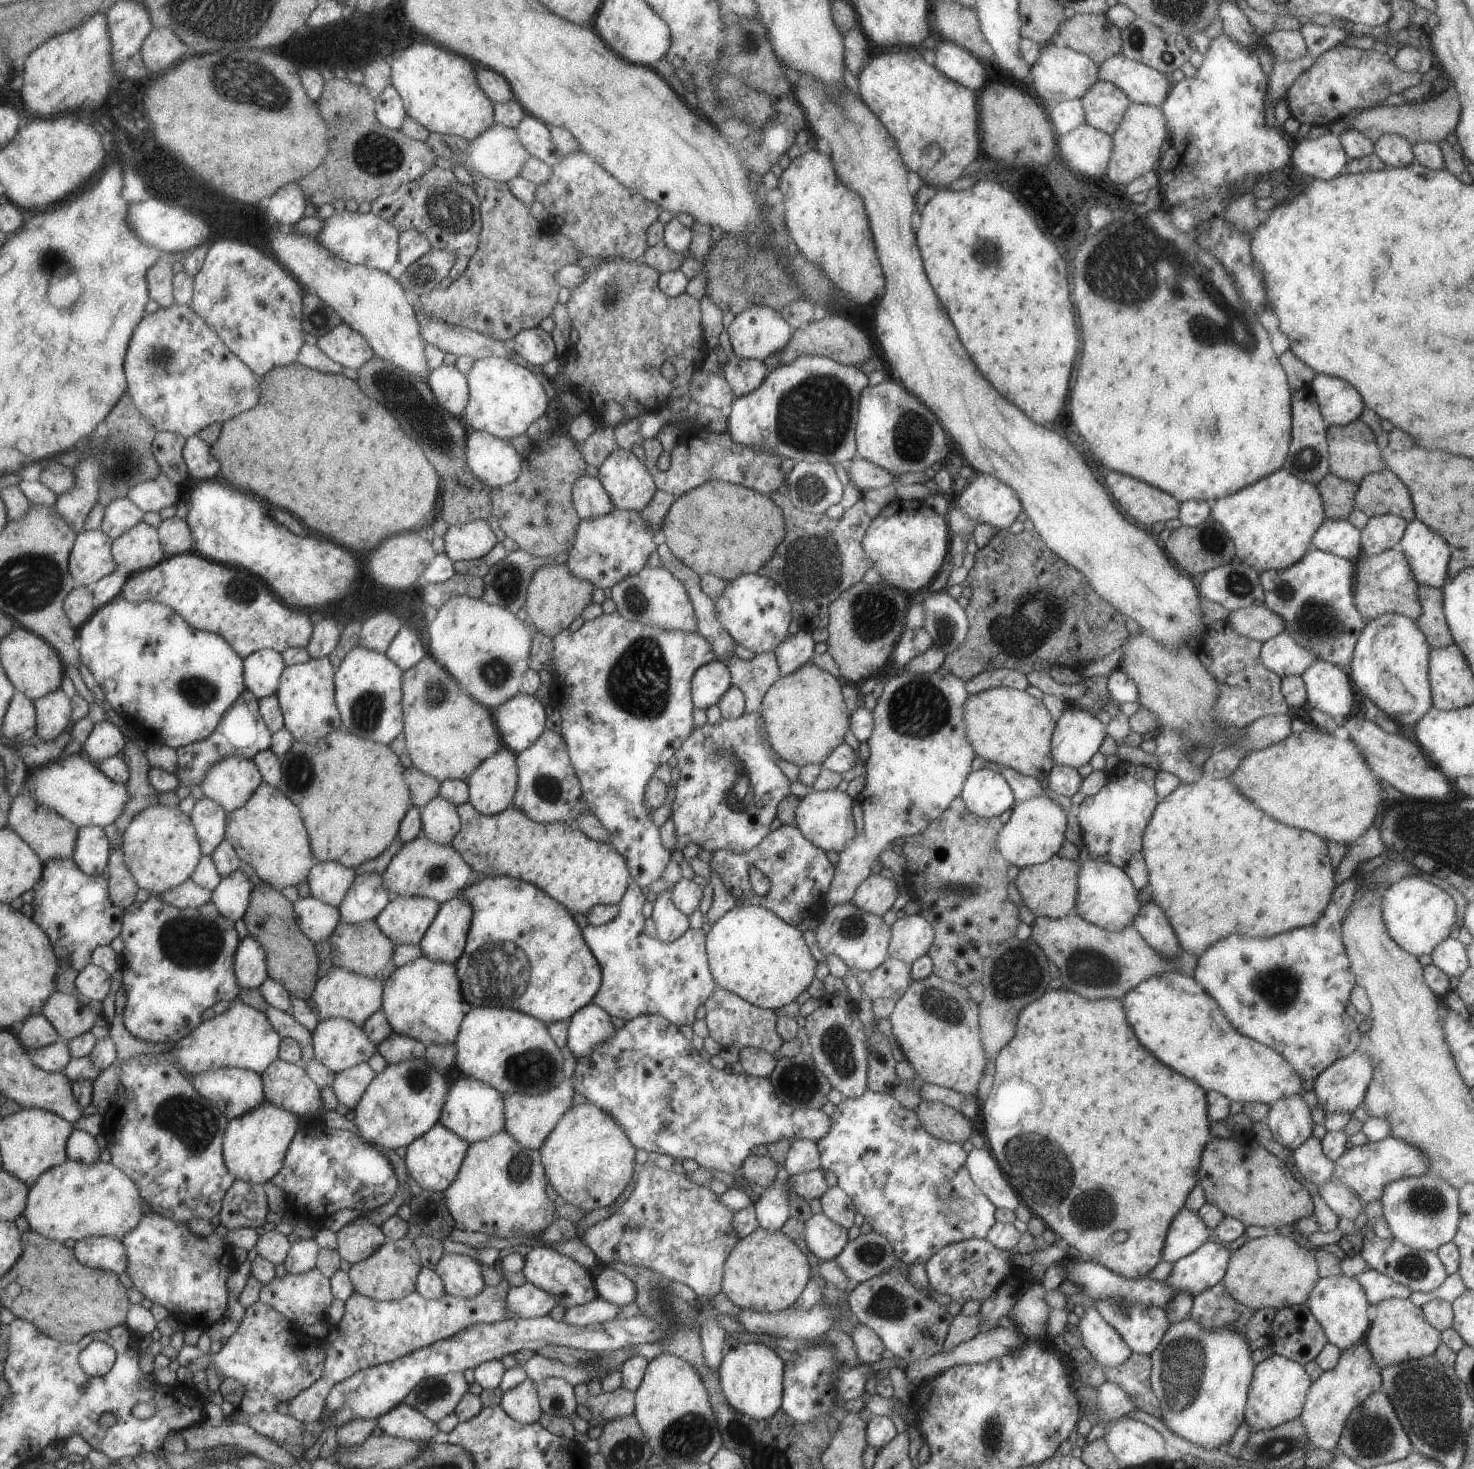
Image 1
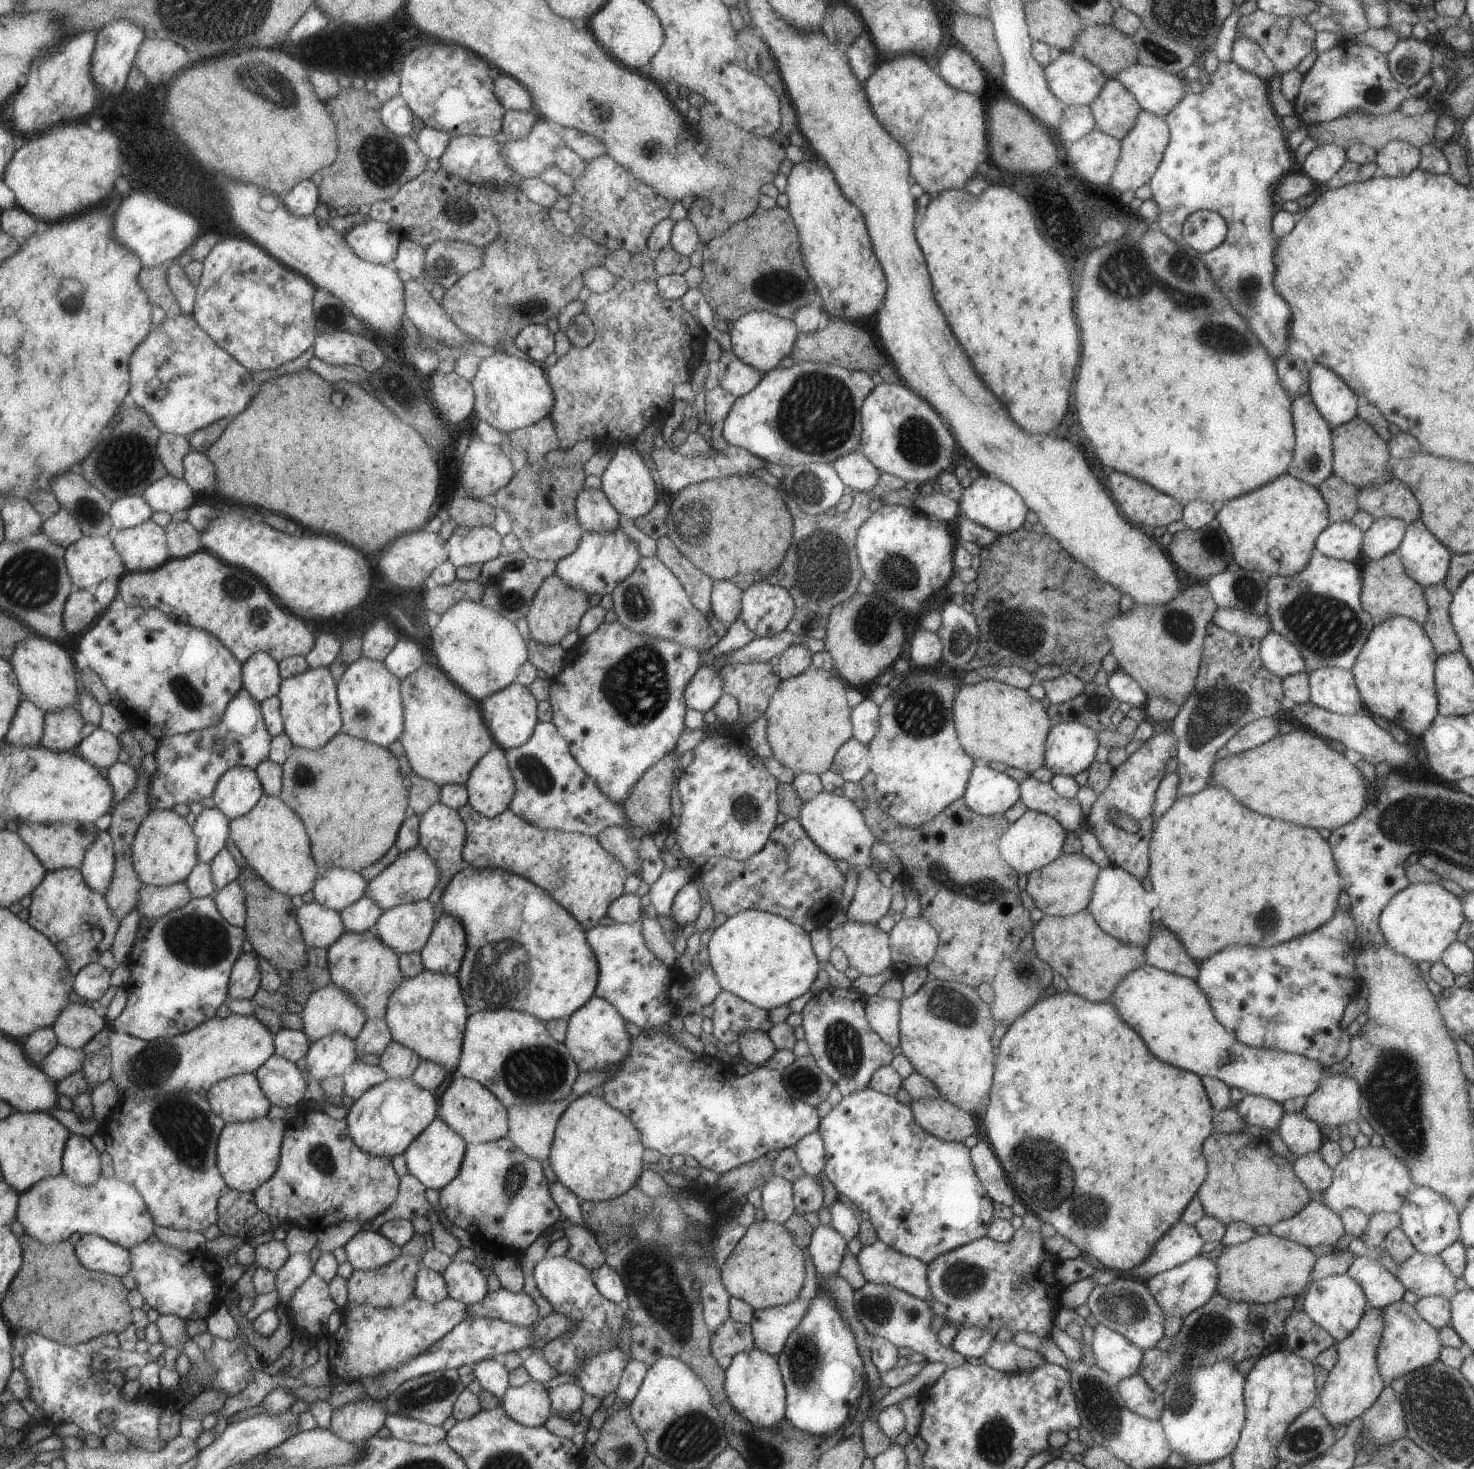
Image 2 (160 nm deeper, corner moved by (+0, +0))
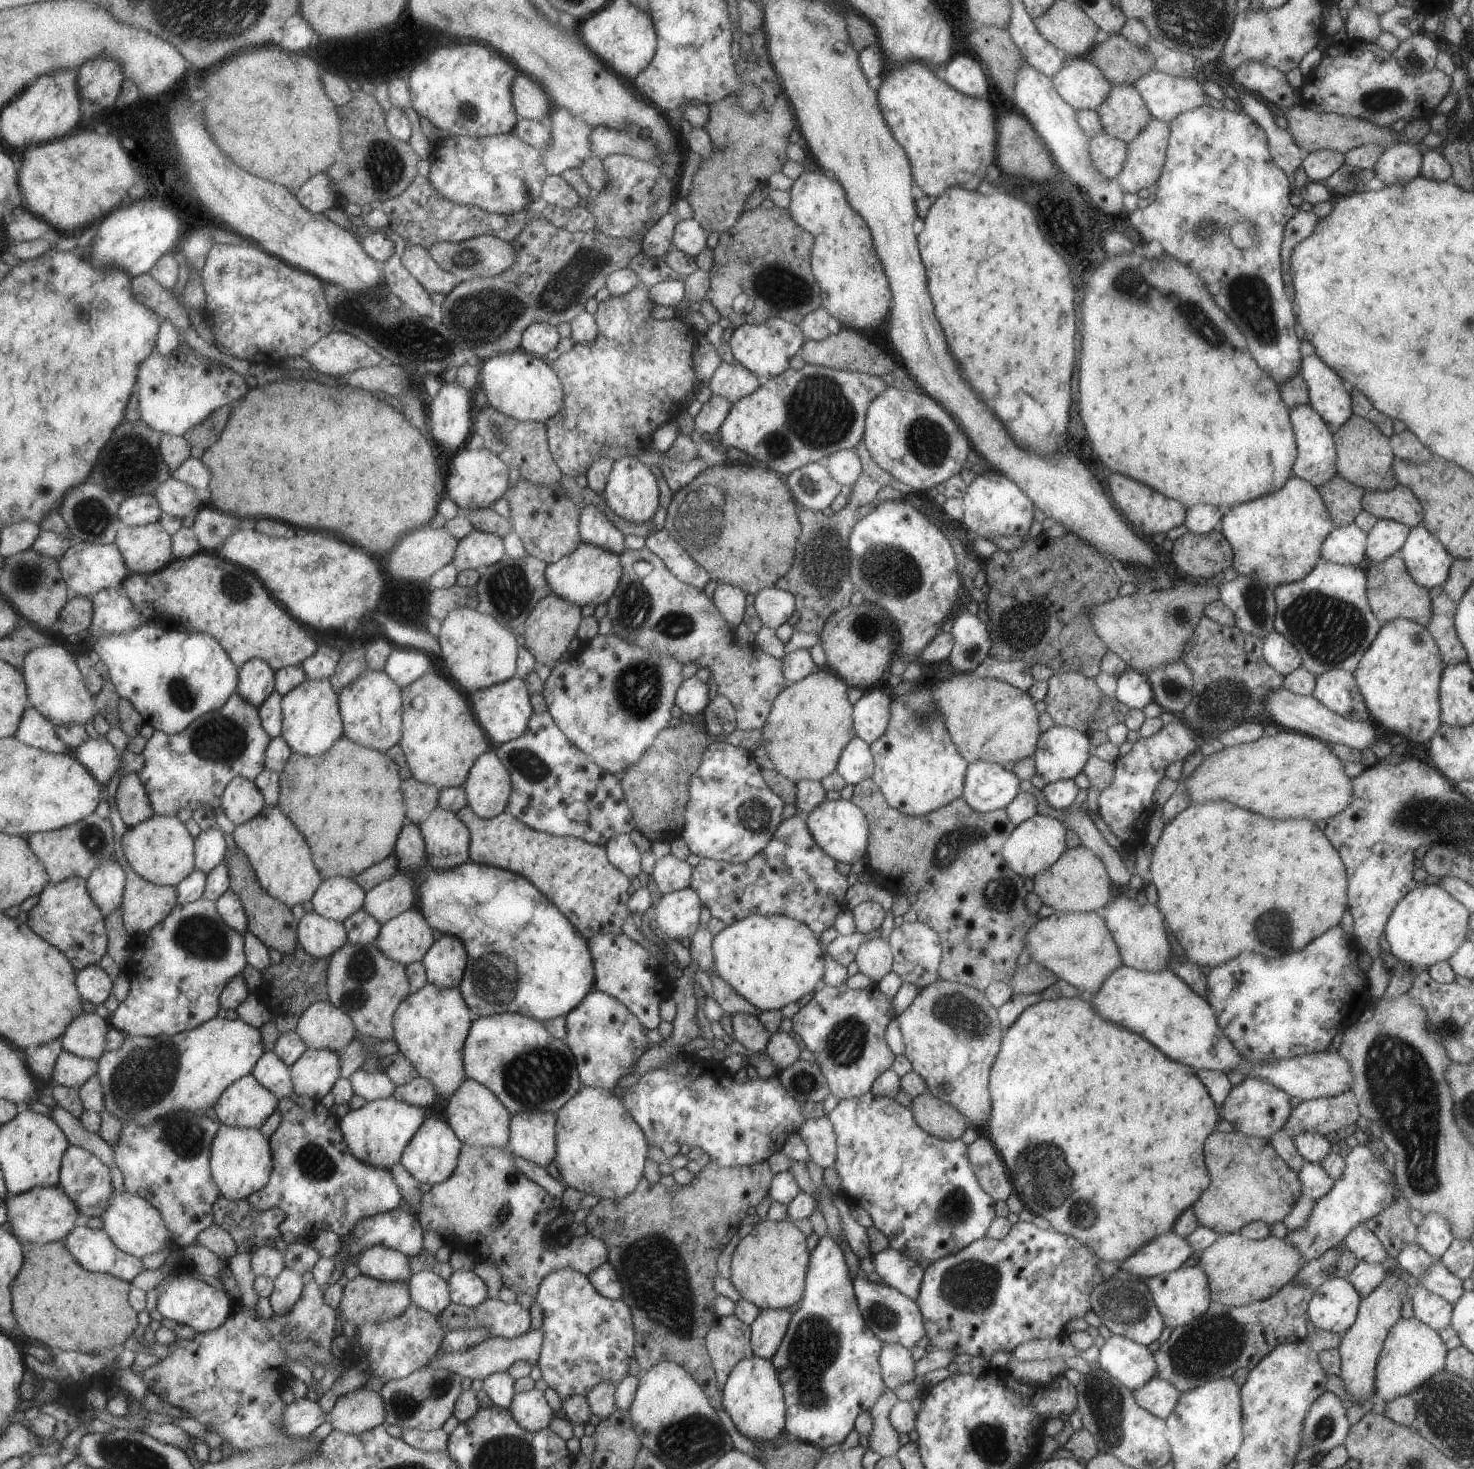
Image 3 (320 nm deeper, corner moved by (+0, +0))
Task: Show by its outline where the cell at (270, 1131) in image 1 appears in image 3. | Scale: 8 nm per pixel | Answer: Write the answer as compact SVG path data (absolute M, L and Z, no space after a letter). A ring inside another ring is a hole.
M221 1125L210 1147L210 1172L221 1197L242 1200L269 1181L272 1170L269 1142L255 1128Z

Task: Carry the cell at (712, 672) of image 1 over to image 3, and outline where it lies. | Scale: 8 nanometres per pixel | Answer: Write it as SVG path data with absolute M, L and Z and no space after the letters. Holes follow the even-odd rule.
M695 676L682 680L675 694L674 704L679 710L689 716L703 713L709 702L709 692L706 682Z

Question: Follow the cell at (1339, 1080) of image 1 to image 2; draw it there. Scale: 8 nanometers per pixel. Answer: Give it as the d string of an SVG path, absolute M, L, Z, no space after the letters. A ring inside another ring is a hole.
M1329 1074L1306 1097L1303 1114L1318 1126L1339 1127L1360 1116L1361 1090L1349 1074Z

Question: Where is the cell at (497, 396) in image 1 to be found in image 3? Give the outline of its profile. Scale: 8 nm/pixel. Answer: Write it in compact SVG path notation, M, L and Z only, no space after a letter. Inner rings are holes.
M513 349L481 362L478 385L488 406L517 422L543 422L552 418L563 406L563 392L557 376L544 358L535 358L524 351Z

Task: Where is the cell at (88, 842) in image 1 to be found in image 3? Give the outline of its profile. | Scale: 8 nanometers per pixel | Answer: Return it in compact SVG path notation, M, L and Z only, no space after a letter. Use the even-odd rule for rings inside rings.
M114 858L105 860L88 878L88 889L93 900L99 904L106 918L123 904L123 894L127 875Z

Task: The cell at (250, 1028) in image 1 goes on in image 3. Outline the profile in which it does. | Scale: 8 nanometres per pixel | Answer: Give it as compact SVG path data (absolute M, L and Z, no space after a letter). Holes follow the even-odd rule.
M221 1014L190 1031L183 1031L171 1037L126 1035L118 1049L107 1051L98 1062L106 1108L109 1114L113 1114L119 1121L131 1120L137 1126L147 1126L151 1122L156 1122L157 1118L171 1114L173 1110L189 1110L205 1114L205 1109L213 1107L221 1092L229 1084L251 1073L254 1062L257 1062L264 1051L259 1029L245 1024L241 1019L226 1020Z

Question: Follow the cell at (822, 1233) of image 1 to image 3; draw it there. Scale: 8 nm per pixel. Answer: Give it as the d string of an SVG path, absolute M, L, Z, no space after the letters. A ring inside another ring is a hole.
M826 1235L818 1237L817 1244L812 1246L809 1251L807 1273L805 1274L804 1290L801 1301L799 1302L799 1308L791 1314L785 1335L783 1336L777 1351L770 1359L770 1362L773 1364L773 1369L775 1369L775 1373L777 1374L777 1381L783 1392L785 1404L784 1432L797 1438L797 1440L801 1440L801 1442L809 1442L810 1444L825 1450L829 1446L833 1447L835 1444L843 1443L849 1432L854 1430L853 1424L856 1416L860 1412L863 1412L863 1410L869 1411L869 1408L873 1406L873 1402L883 1394L883 1390L886 1390L880 1376L877 1360L877 1356L879 1356L883 1343L867 1329L865 1322L863 1322L861 1312L859 1312L855 1302L855 1294L852 1290L852 1278L849 1276L849 1270L847 1270L847 1264L845 1264L845 1258L843 1257L839 1246L837 1246L829 1235Z

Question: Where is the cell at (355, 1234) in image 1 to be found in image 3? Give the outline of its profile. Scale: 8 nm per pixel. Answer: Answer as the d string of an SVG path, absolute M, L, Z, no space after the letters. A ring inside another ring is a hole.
M381 1244L361 1248L354 1265L360 1274L382 1282L405 1282L411 1277L407 1257Z

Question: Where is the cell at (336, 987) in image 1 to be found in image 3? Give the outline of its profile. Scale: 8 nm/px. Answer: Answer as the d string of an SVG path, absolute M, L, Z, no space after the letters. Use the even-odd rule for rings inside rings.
M315 1001L299 1015L294 1031L307 1049L325 1049L339 1054L342 1048L352 1041L353 1032L356 1030L347 1014L343 1014L329 1002Z

